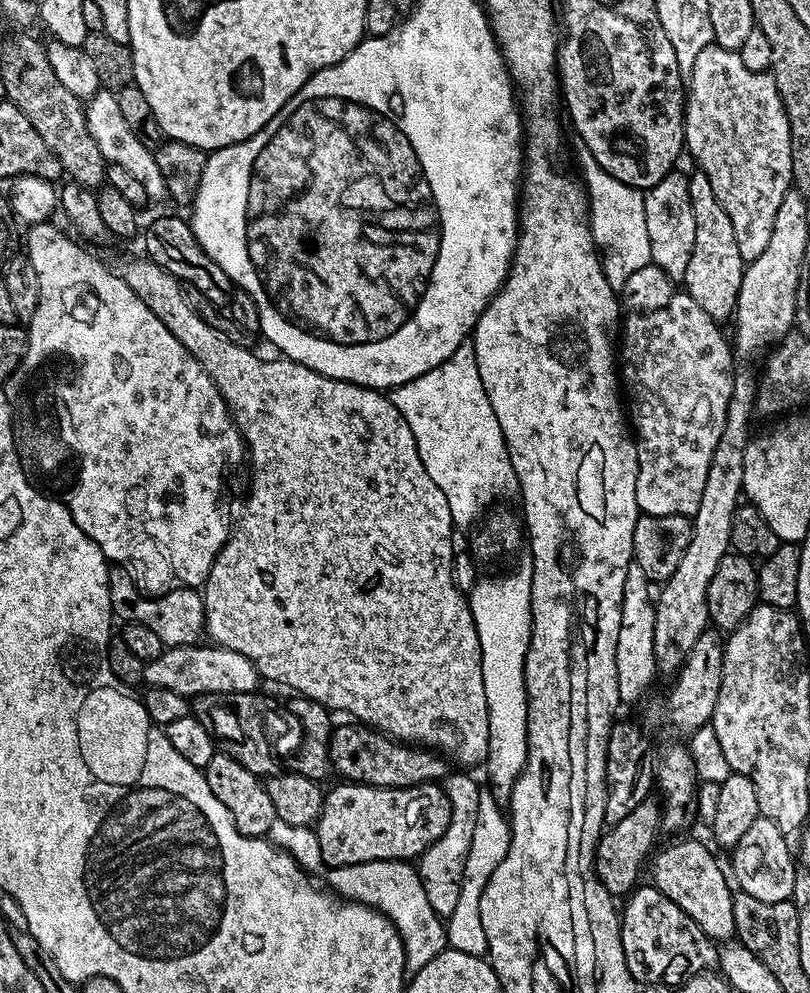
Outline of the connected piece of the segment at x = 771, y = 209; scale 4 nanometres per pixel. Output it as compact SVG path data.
M710 43L694 60L691 75L686 80L686 103L684 106L684 143L687 155L692 155L696 159L695 167L710 178L710 187L714 189L714 194L718 197L718 202L722 205L722 210L730 218L730 223L734 225L734 238L738 242L738 251L742 253L742 258L747 262L762 255L762 250L766 250L770 243L770 230L774 230L774 218L778 214L778 206L782 206L782 198L793 187L792 160L791 160L791 126L788 115L784 109L784 103L780 97L778 86L774 82L771 71L755 72L748 70L739 51L723 48L716 43Z

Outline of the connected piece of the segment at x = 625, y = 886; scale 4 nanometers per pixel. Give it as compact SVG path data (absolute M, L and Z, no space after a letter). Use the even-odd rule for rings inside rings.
M657 799L654 800L643 800L629 817L607 827L596 844L595 870L607 892L614 898L621 898L633 888L648 852L653 851L654 837L658 830L661 831L663 821L661 805Z

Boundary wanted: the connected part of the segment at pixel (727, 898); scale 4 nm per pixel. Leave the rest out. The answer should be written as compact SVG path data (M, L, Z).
M676 840L658 852L655 853L656 861L652 864L651 883L654 887L690 918L694 918L694 922L698 922L698 926L713 942L731 941L736 936L732 901L734 888L726 872L724 877L715 854L700 840Z

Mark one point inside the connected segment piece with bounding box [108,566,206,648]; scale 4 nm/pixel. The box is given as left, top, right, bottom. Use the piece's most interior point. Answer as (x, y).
(177, 615)

